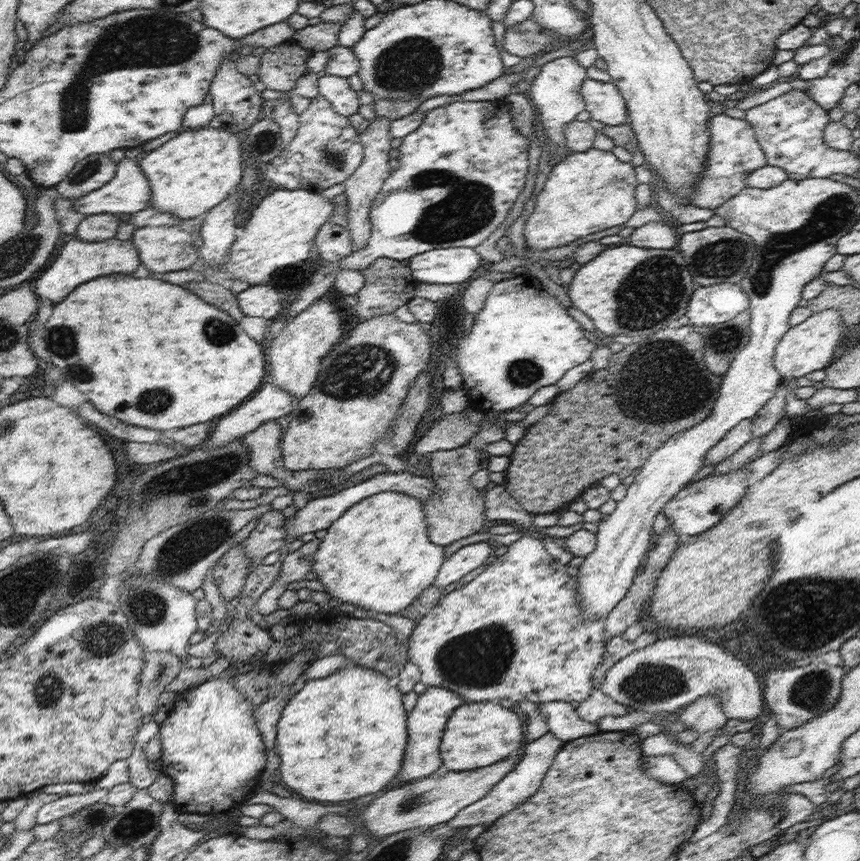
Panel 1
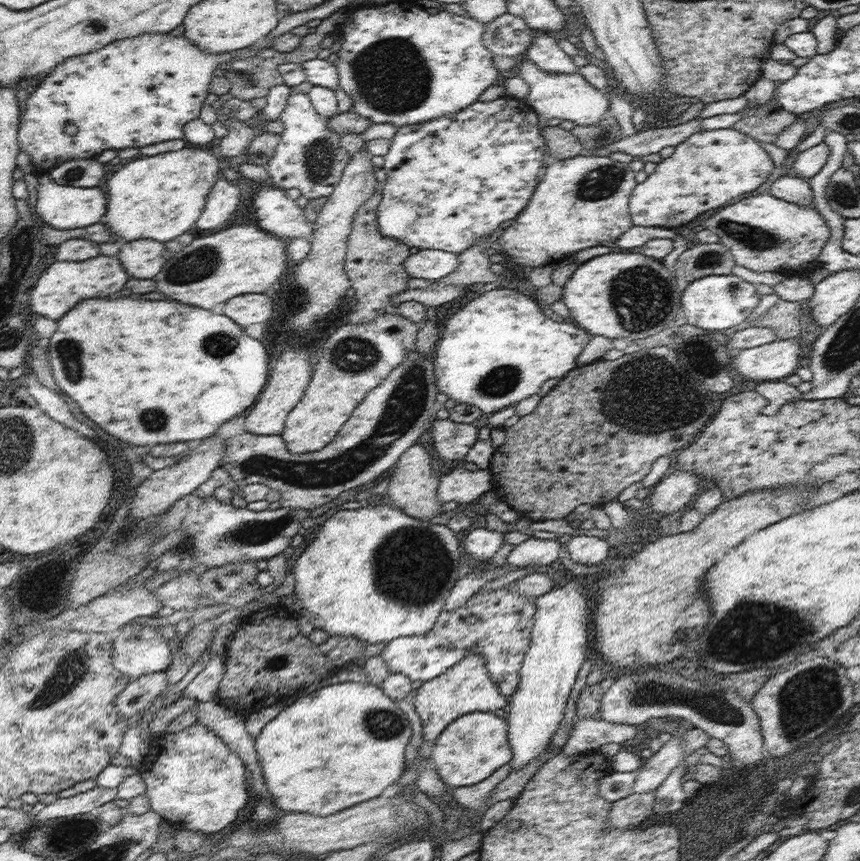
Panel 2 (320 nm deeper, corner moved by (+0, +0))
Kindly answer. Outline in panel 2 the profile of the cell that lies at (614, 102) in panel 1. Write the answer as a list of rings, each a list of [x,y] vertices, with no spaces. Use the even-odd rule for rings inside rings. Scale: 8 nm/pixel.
[[[520,57],[519,76],[529,86],[525,97],[527,103],[536,111],[539,118],[539,128],[543,129],[550,118],[571,120],[576,125],[588,126],[599,123],[608,112],[610,95],[608,91],[602,92],[594,88],[578,70],[570,74],[547,73],[540,70],[528,57]]]

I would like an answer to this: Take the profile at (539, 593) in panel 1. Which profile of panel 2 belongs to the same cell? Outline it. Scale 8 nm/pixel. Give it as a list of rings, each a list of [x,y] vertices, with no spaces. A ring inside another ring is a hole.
[[[506,585],[495,591],[475,593],[458,609],[443,610],[432,631],[426,635],[394,638],[381,653],[390,673],[402,673],[411,681],[426,682],[454,668],[466,658],[468,652],[478,652],[501,694],[508,699],[514,696],[524,655],[532,642],[536,596],[522,596],[508,587]]]

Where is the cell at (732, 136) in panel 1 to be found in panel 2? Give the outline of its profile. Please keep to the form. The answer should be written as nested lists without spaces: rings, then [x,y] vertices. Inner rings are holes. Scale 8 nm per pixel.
[[[732,127],[716,130],[700,129],[675,146],[674,154],[662,160],[656,166],[656,171],[634,188],[629,201],[632,223],[635,226],[679,228],[693,221],[703,212],[724,206],[730,200],[737,200],[757,190],[768,180],[774,168],[774,162],[768,152],[755,138],[746,133],[734,130]]]

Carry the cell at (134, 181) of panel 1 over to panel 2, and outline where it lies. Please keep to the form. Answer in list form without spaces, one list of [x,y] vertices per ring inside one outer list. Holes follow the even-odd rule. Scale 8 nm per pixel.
[[[49,175],[39,177],[38,201],[34,209],[43,220],[43,224],[56,230],[74,230],[98,223],[105,216],[107,198],[100,188],[81,188],[76,186],[60,186]]]

